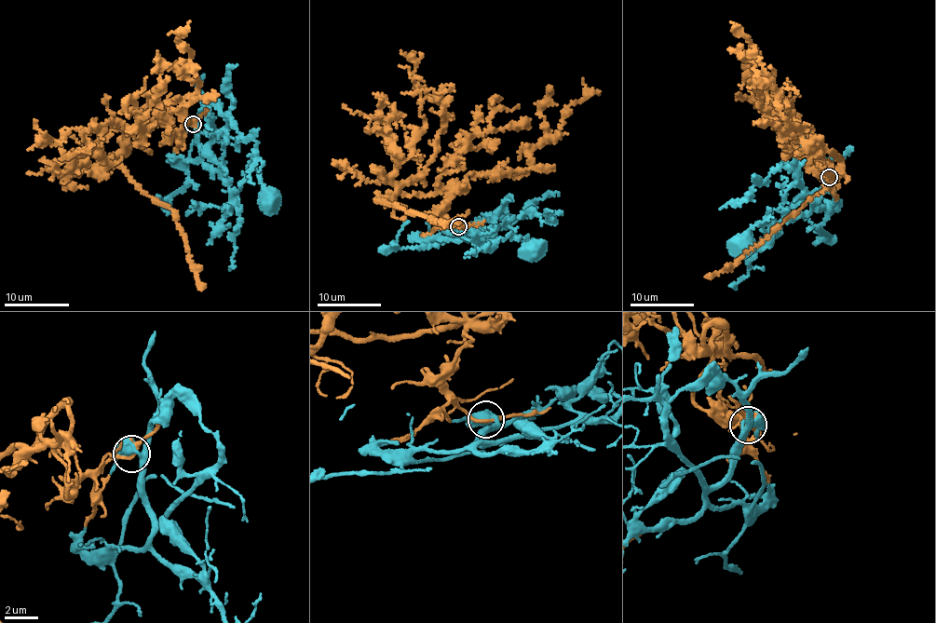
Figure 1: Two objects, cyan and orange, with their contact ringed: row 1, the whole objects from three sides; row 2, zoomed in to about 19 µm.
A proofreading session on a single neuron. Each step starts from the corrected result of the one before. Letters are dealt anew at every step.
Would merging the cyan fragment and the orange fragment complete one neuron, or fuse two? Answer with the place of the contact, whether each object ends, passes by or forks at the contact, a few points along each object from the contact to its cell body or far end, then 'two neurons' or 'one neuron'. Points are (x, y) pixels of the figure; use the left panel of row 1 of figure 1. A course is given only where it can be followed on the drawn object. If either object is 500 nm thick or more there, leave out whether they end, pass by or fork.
at (193, 124); cyan runs (194, 123), (205, 166), (224, 176), (234, 193), (250, 162), (256, 165), (269, 203); orange runs (194, 123), (169, 141), (149, 122), (121, 140), (127, 149), (131, 132), (118, 123), (56, 142), (35, 121); two neurons

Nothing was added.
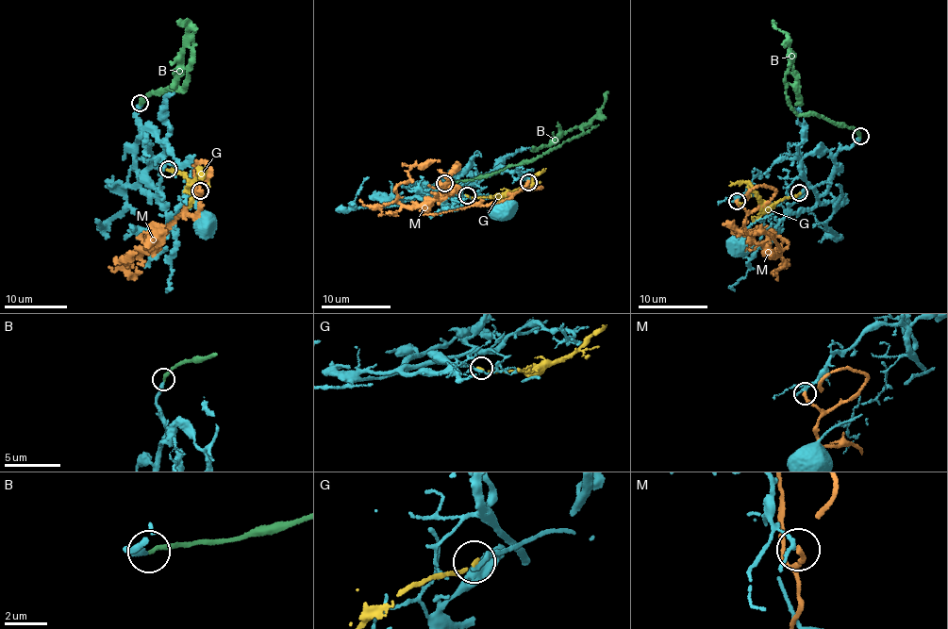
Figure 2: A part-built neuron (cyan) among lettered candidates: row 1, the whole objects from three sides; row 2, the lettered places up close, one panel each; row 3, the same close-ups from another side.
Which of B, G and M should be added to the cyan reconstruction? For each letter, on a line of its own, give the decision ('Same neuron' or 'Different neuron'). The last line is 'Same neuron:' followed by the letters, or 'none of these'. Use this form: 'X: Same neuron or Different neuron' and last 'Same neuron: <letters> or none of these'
B: Same neuron
G: Different neuron
M: Different neuron
Same neuron: B

